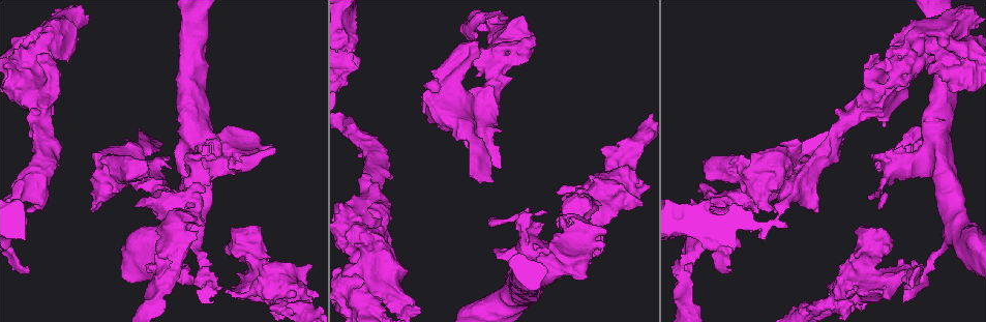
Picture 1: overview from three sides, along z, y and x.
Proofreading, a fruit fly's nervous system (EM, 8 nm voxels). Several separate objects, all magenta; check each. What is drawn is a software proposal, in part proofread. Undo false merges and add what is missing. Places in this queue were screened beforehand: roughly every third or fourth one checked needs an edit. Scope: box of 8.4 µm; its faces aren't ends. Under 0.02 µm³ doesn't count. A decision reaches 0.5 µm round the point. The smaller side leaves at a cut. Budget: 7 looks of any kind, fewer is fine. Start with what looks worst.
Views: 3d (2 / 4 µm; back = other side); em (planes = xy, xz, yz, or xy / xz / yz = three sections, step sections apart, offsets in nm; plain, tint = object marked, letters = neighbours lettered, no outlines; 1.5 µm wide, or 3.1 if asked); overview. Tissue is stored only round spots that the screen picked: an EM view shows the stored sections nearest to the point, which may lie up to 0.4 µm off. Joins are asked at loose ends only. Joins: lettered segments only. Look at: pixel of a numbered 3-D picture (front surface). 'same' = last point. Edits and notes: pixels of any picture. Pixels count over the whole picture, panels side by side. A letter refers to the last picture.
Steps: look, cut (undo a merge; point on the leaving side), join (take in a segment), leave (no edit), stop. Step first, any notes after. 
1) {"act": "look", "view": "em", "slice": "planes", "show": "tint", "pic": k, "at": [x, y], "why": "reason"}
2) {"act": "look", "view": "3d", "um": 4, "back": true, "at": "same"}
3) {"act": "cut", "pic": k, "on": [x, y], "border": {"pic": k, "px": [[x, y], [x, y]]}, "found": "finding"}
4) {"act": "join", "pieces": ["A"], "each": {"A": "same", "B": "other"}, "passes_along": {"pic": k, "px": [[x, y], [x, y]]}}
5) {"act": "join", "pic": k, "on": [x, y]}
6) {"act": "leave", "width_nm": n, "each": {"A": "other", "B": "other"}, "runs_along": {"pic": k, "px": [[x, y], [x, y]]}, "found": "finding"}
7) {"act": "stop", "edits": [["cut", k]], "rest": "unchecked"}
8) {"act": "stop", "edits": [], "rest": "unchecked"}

{"act": "look", "view": "em", "slice": "xy", "step": 8, "show": "letters", "pic": 1, "at": [590, 262], "why": "stops while still wide"}

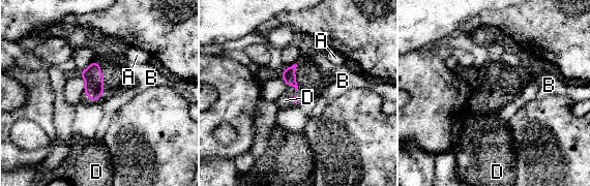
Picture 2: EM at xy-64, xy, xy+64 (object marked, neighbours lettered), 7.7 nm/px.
{"act": "join", "pieces": ["D"], "each": {"A": "other", "B": "other", "D": "same"}, "passes_along": {"pic": 2, "px": [[289, 76], [295, 92], [285, 100]]}, "found": "the neuron continues"}

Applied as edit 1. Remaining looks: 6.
{"act": "look", "view": "overview", "why": "see it whole again"}

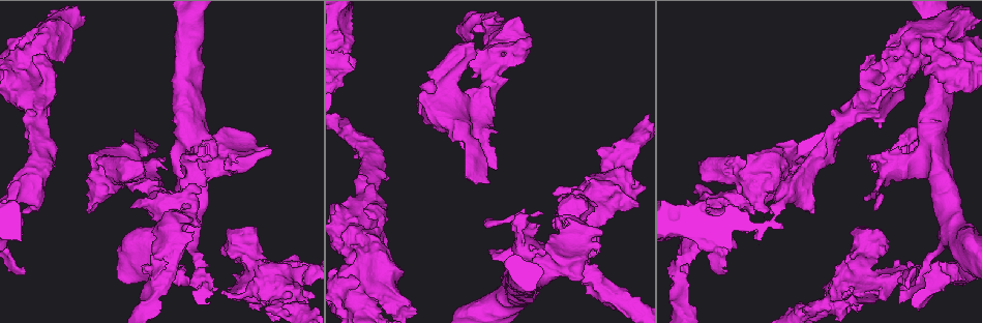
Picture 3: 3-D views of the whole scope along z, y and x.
{"act": "look", "view": "3d", "um": 4, "pic": 3, "at": [365, 203], "why": "sudden change in width"}

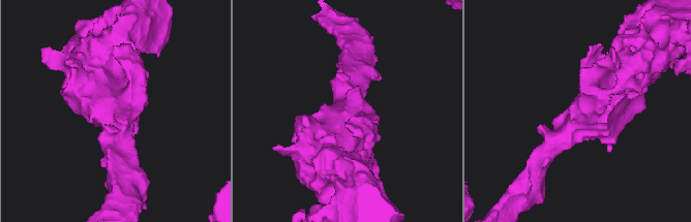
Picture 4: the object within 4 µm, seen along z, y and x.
{"act": "look", "view": "em", "slice": "planes", "show": "plain", "pic": 4, "at": [348, 116]}

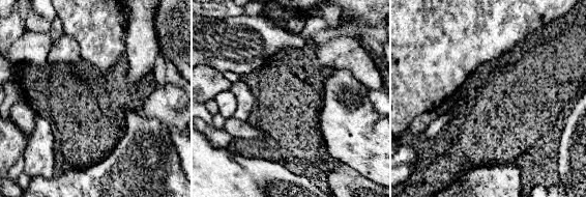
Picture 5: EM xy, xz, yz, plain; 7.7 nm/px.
{"act": "look", "view": "em", "slice": "planes", "show": "letters", "at": "same", "why": "see the neighbours"}

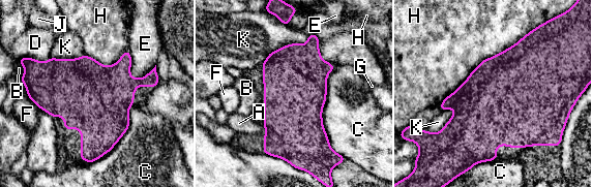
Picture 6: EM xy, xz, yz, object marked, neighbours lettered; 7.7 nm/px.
{"act": "leave", "width_nm": 550, "each": {"A": "other", "B": "other", "C": "other", "D": "other", "E": "other", "F": "other", "G": "other", "H": "other", "J": "other", "K": "other"}, "border": {"pic": 6, "px": [[308, 35], [262, 62]]}, "found": "continuous, no second neuron"}

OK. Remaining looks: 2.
{"act": "stop", "edits": [["join", 2]], "rest": "unchecked"}

